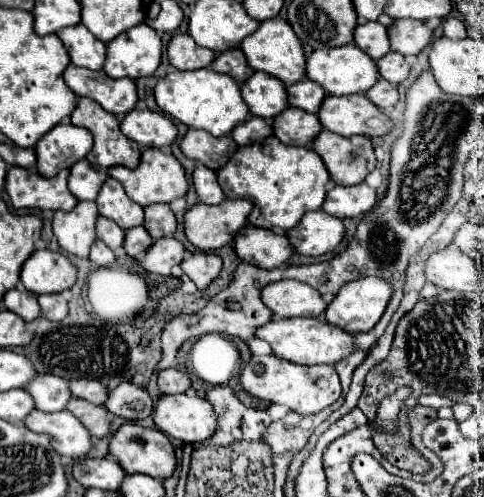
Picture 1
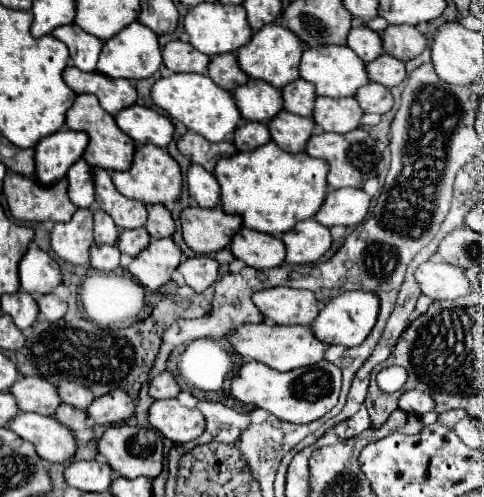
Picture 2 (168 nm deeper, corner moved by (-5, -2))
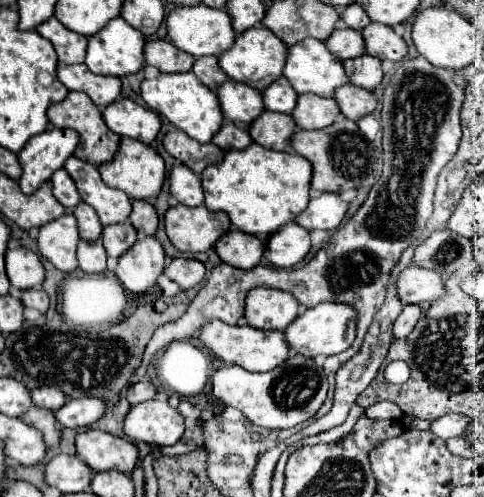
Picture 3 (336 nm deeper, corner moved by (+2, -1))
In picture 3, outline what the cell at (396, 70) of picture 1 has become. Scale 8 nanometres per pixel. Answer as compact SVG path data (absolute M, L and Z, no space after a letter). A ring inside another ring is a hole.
M363 54L361 58L353 58L353 60L343 60L345 64L345 72L349 72L351 84L365 88L365 90L375 90L381 80L383 80L383 70L381 70L381 60L377 60L375 56Z

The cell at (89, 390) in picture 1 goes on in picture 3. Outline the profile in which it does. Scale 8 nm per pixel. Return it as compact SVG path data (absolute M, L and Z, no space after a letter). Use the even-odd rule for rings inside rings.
M57 386L35 388L35 390L31 390L31 396L33 396L35 406L49 408L49 410L59 410L69 400L69 396L65 392L61 392L61 388L57 388Z

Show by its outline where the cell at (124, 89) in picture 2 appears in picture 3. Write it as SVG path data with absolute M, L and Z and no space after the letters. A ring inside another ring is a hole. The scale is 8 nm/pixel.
M59 64L57 78L77 92L85 92L101 110L121 98L121 80L115 76L97 76L85 64Z

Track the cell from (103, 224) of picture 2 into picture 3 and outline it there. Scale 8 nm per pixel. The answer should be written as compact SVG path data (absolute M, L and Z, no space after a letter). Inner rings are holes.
M85 202L77 204L77 208L73 208L73 214L75 214L75 218L77 218L79 236L81 236L83 240L97 240L97 238L101 238L103 226L101 226L101 222L99 222L97 212L95 212L89 204L85 204Z

